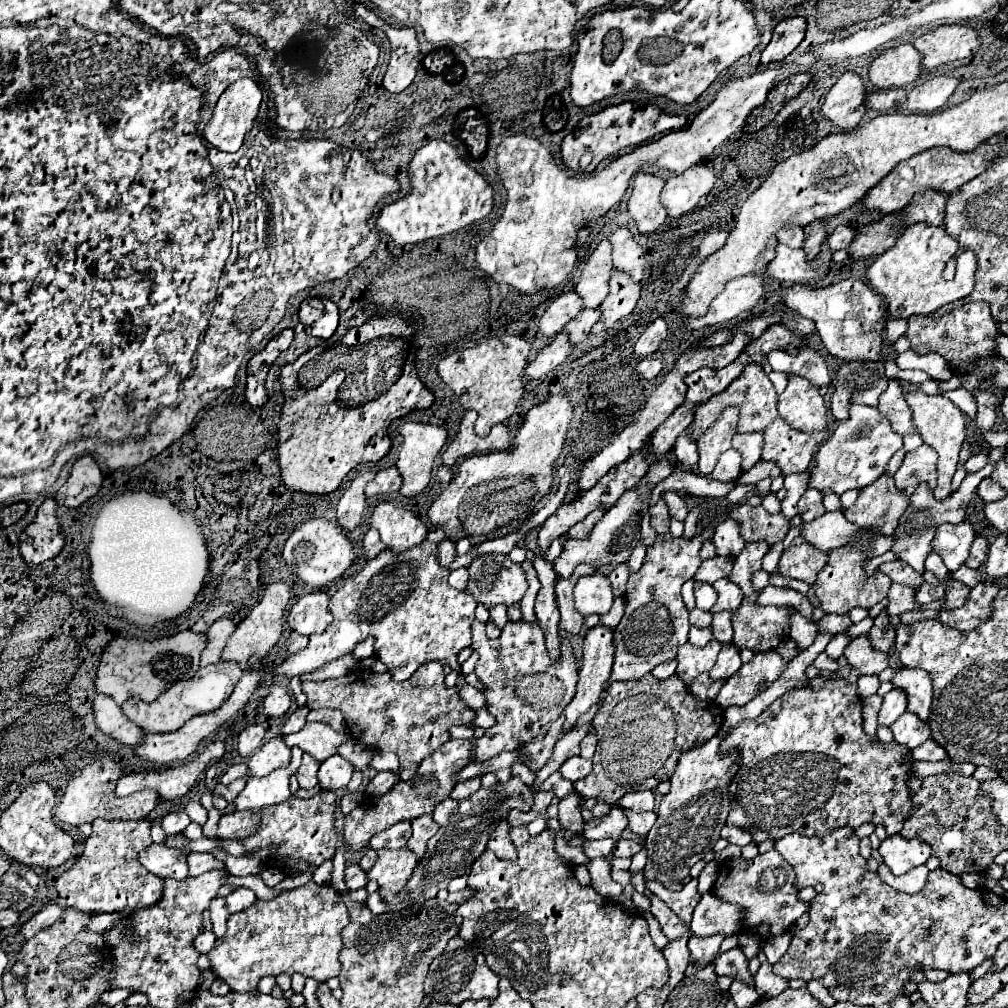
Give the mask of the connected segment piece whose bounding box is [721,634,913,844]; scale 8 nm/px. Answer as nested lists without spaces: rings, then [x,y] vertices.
[[[867,634],[853,638],[844,653],[855,655],[855,666],[847,678],[827,680],[819,690],[789,690],[787,694],[777,698],[757,720],[741,722],[739,726],[735,726],[721,744],[723,750],[735,748],[741,752],[739,772],[729,786],[731,812],[727,824],[735,824],[755,834],[755,844],[763,840],[775,840],[791,832],[799,832],[805,836],[823,836],[841,826],[857,828],[863,822],[883,824],[887,828],[887,834],[891,836],[899,834],[903,822],[913,814],[911,790],[907,788],[907,782],[913,774],[911,752],[895,742],[875,742],[863,732],[861,698],[857,696],[859,676],[878,676],[889,666],[889,654],[875,650]]]

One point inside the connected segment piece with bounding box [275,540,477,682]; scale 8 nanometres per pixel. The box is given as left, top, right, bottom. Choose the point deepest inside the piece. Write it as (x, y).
(403, 600)

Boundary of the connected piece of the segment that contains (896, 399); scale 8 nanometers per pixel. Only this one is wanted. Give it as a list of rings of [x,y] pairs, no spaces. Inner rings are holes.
[[[891,380],[889,388],[881,394],[879,398],[879,406],[883,416],[887,416],[893,424],[893,430],[901,436],[905,434],[917,434],[919,430],[915,430],[915,424],[911,422],[911,408],[905,402],[905,394],[901,388],[899,380]]]

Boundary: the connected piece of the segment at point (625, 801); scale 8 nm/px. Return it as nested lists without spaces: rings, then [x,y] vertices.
[[[643,790],[643,792],[629,792],[625,796],[621,796],[617,800],[619,808],[627,808],[627,810],[635,810],[635,812],[645,812],[645,810],[653,810],[655,806],[655,794],[651,790]]]

